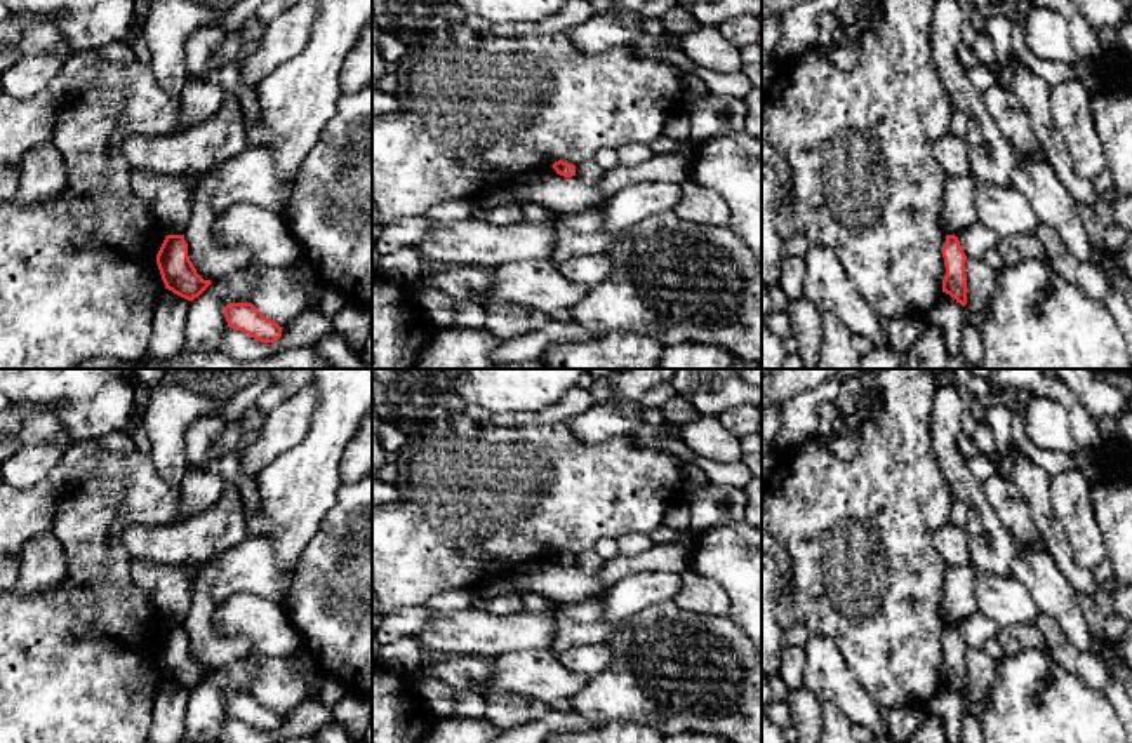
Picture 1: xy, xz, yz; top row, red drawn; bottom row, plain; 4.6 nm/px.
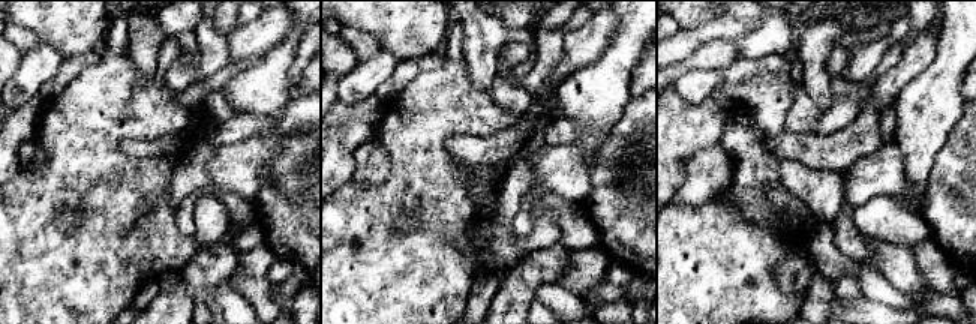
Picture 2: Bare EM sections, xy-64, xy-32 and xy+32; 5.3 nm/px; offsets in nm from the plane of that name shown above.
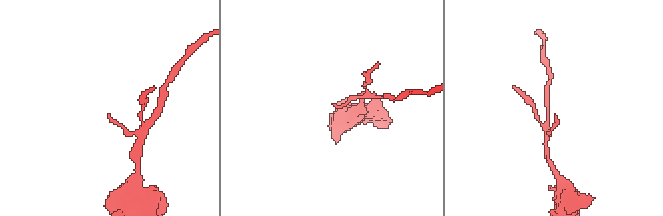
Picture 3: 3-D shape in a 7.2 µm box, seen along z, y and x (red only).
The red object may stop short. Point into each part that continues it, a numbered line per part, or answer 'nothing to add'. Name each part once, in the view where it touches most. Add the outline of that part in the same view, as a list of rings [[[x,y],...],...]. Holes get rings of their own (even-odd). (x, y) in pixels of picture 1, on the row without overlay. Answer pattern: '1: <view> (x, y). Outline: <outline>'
nothing to add

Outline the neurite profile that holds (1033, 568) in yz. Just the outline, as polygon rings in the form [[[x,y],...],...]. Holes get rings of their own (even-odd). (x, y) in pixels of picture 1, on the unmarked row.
[[[1043,545],[1019,548],[1012,576],[1029,592],[1036,611],[1050,616],[1078,651],[1094,649],[1090,628],[1076,599],[1078,592]]]

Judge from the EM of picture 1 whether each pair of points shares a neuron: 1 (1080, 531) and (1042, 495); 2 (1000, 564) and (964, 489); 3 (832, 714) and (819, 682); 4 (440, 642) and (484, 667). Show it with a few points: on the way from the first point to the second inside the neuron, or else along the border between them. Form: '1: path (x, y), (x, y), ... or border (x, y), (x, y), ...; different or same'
1: border (1051, 477), (1051, 508), (1068, 543); different
2: path (993, 545), (992, 533), (983, 524), (979, 508); same
3: border (823, 702), (833, 703), (852, 722); different
4: border (440, 656), (489, 656), (492, 660); different

